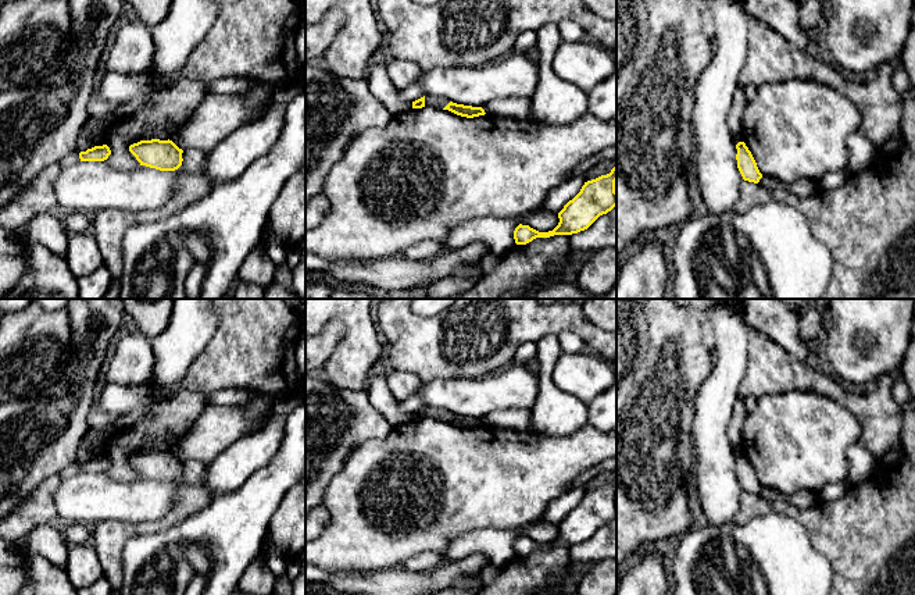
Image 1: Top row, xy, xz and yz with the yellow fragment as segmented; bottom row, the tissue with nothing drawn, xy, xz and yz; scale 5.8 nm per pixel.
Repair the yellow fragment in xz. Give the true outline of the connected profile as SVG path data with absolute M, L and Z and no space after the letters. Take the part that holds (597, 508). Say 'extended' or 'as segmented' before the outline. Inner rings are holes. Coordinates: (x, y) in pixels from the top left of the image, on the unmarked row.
as segmented; M616 477L610 485L585 494L580 503L558 524L558 537L548 544L539 544L519 535L514 542L517 556L526 556L536 549L572 546L587 541L600 527L616 517Z

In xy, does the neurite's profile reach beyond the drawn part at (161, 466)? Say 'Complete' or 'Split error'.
Complete

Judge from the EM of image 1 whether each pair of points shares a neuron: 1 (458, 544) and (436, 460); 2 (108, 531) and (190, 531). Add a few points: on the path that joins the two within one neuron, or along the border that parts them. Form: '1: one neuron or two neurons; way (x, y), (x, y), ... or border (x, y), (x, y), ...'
1: two neurons; border (489, 530), (472, 530), (457, 537), (443, 555)
2: two neurons; border (188, 515), (167, 528), (133, 535), (128, 540)

